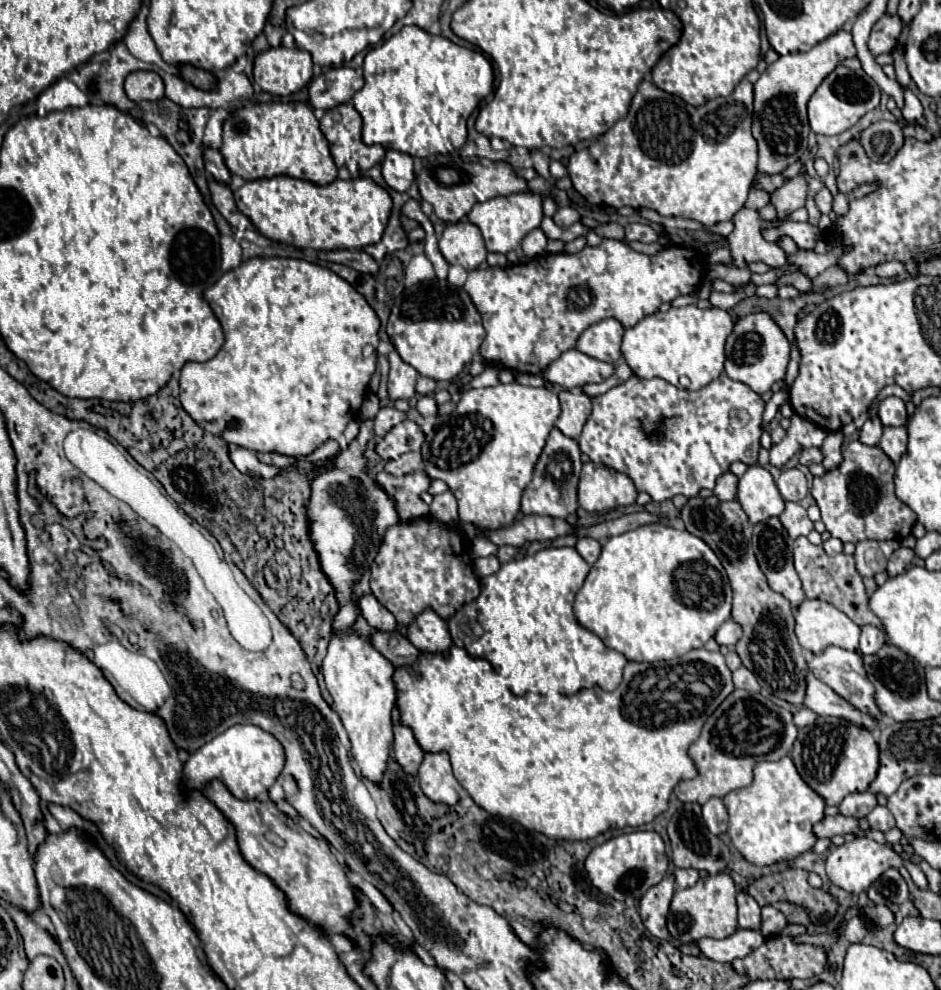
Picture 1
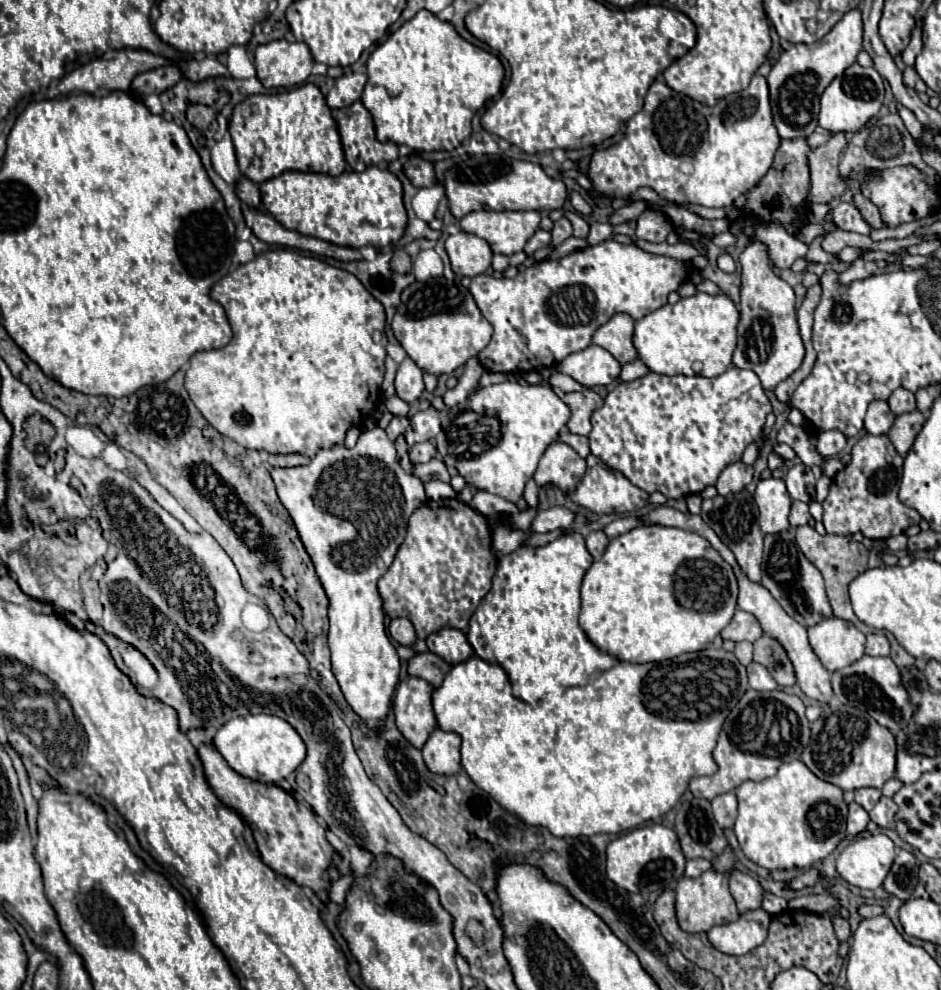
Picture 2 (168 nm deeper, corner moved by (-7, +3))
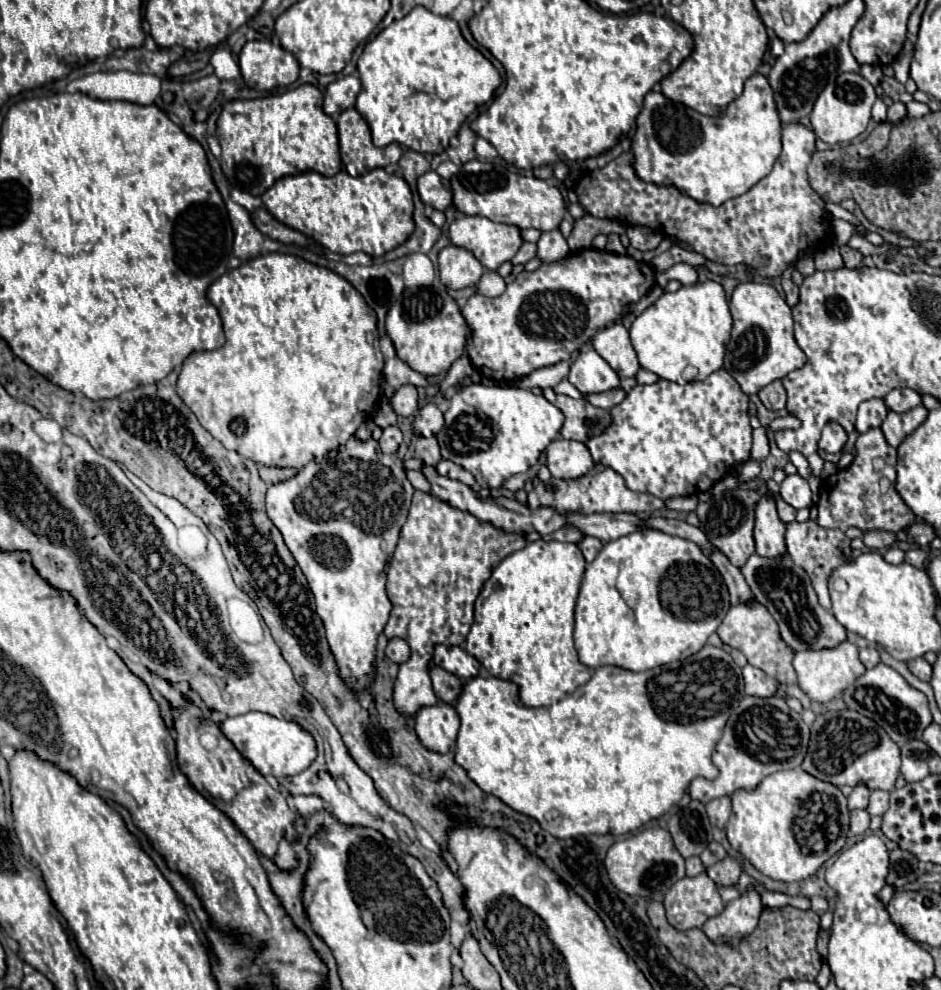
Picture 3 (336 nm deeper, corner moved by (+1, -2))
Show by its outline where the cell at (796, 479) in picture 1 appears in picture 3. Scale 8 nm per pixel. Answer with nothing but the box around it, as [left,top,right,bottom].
[780,473,812,509]

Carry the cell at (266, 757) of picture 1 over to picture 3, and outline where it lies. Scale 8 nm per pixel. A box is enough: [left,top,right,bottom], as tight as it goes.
[220,711,316,777]

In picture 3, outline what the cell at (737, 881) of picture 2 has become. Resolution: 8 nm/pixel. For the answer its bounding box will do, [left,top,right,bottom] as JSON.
[706,857,740,887]

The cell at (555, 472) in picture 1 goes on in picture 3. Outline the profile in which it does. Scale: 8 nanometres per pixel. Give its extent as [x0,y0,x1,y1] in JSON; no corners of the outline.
[546,439,594,479]

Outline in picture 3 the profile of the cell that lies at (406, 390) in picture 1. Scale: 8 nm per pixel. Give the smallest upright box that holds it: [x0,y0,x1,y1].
[392,385,418,417]

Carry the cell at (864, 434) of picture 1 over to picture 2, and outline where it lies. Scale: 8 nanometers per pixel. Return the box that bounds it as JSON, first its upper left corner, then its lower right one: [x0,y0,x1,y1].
[864,400,894,434]

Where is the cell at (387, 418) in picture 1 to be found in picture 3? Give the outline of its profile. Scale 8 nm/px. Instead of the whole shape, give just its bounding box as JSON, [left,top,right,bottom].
[378,425,402,453]

